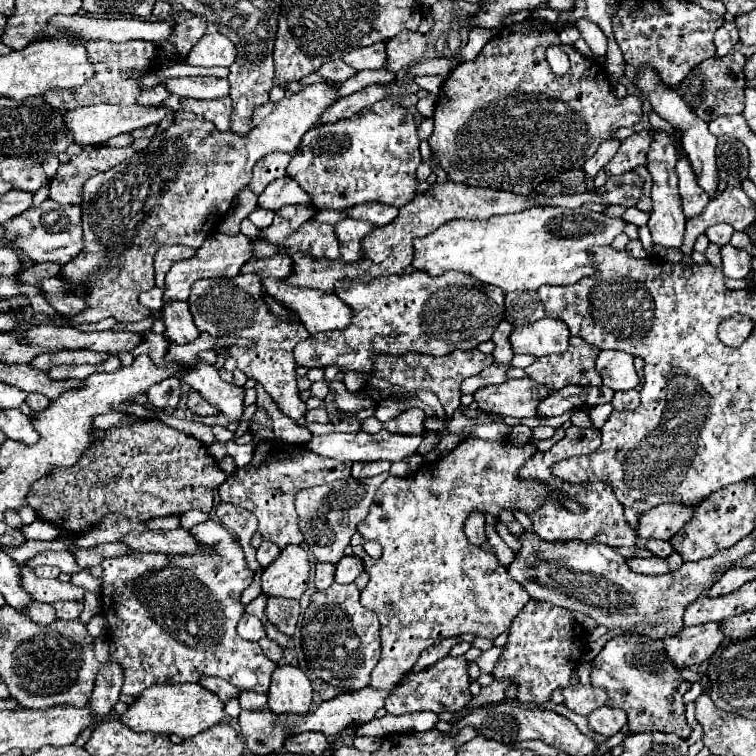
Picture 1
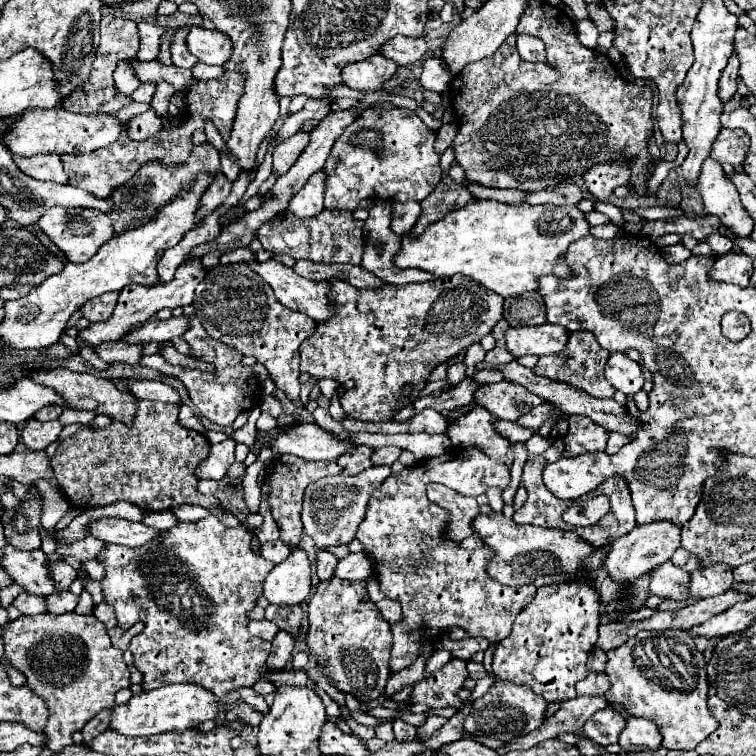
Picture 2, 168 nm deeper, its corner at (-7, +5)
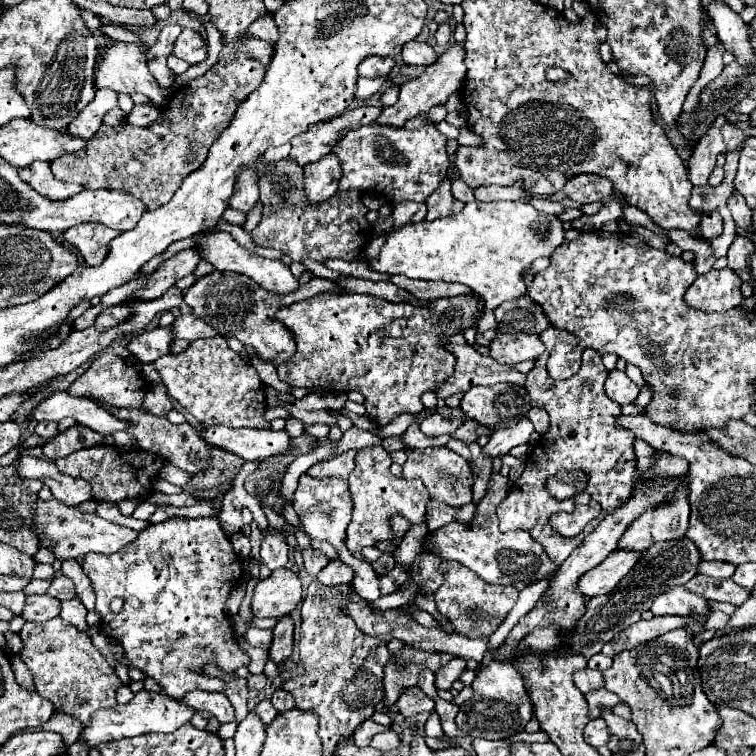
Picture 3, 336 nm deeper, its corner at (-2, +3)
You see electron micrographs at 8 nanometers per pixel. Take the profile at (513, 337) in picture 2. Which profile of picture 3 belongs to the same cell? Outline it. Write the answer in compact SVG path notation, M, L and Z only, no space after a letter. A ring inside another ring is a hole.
M497 334L491 344L491 358L499 364L517 364L523 360L535 360L543 350L545 344L537 334Z

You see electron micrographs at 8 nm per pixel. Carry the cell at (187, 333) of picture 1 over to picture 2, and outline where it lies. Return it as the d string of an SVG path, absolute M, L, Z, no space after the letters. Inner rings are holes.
M192 316L190 318L190 328L184 334L184 340L190 344L190 358L194 360L204 360L210 366L214 366L214 372L202 372L202 370L194 370L194 368L182 368L182 366L172 366L160 355L144 355L142 358L142 366L150 366L154 370L158 370L160 374L178 378L186 390L190 400L194 402L194 406L202 412L202 416L206 416L212 424L218 426L232 426L232 422L236 420L236 416L244 410L250 410L254 406L258 406L258 402L262 400L262 388L260 382L254 374L252 368L242 364L242 354L238 350L234 350L232 346L226 346L224 342L212 340L208 334L204 334L204 328L200 326L200 322Z

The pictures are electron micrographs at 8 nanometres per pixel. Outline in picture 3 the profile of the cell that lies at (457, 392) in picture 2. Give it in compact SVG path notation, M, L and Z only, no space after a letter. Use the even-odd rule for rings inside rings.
M399 414L391 424L383 426L383 428L381 428L379 432L375 432L375 434L377 434L377 436L383 436L383 438L387 438L387 436L399 436L399 434L403 434L403 432L407 430L407 426L415 424L417 418L419 418L419 414Z

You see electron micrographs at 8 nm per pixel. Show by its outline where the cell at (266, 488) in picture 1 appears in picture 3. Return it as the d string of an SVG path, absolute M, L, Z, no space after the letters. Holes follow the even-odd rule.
M347 450L331 460L323 460L323 462L317 462L313 464L309 470L307 470L307 476L315 476L315 478L325 478L325 476L337 476L337 478L343 478L347 480L349 474L353 472L355 468L355 454L357 450Z

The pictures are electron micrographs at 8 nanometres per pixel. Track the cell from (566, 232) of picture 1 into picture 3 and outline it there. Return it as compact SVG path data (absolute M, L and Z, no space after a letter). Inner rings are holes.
M467 202L465 208L457 214L447 218L437 218L433 222L417 222L407 224L401 230L389 234L387 242L383 244L383 252L377 260L369 262L371 270L385 272L385 274L403 274L415 280L443 280L443 282L459 282L469 286L475 294L485 300L485 308L493 310L507 300L521 298L525 290L523 272L535 258L551 256L553 250L565 242L565 228L563 222L553 216L535 210L531 204L525 202Z

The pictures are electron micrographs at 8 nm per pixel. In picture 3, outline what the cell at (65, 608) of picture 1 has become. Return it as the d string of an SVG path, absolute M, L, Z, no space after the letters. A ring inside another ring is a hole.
M43 594L43 596L27 596L27 604L21 616L27 622L47 622L59 616L59 612L61 612L61 602L49 594Z

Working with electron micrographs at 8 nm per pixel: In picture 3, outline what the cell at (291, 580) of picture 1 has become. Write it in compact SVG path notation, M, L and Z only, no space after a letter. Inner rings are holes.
M279 568L269 578L259 580L253 594L253 616L283 618L301 602L301 578L289 570Z

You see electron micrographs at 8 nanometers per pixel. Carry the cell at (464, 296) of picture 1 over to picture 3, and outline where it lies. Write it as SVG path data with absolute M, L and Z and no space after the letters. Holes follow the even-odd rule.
M321 292L275 314L275 318L295 334L297 342L297 352L291 362L277 366L279 378L295 388L317 386L329 392L359 390L365 396L363 406L367 408L367 416L385 426L403 412L415 414L425 410L421 394L427 390L437 390L453 374L455 356L445 348L443 338L463 334L467 328L475 326L485 316L485 312L479 310L479 302L481 298L475 292L457 294L453 298L435 298L425 306L413 306L411 302L389 302L371 294Z

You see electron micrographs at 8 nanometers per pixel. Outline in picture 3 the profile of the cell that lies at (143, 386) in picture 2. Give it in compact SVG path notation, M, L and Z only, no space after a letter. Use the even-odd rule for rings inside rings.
M101 354L97 356L89 370L81 374L71 386L69 392L75 396L85 396L85 398L97 398L97 400L107 400L109 404L117 408L141 408L143 396L147 394L147 384L141 373L137 372L132 366L125 364L119 356L115 354Z

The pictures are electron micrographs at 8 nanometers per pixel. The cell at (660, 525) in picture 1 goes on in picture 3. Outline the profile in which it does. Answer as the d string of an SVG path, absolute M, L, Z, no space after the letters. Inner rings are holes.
M615 548L599 566L589 570L587 574L581 576L579 588L585 596L593 598L599 594L611 592L623 576L643 558L643 552L635 552L631 548Z

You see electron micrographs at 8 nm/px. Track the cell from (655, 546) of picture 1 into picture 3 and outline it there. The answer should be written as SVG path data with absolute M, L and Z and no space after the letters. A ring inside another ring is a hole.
M701 562L697 564L697 574L713 576L713 578L731 578L735 572L733 564L721 564L721 562Z

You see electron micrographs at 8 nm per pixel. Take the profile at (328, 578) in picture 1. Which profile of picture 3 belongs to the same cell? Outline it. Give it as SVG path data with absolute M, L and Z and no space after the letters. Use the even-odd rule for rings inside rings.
M309 548L309 550L303 550L303 562L305 562L307 574L317 576L329 564L329 558L323 552Z

